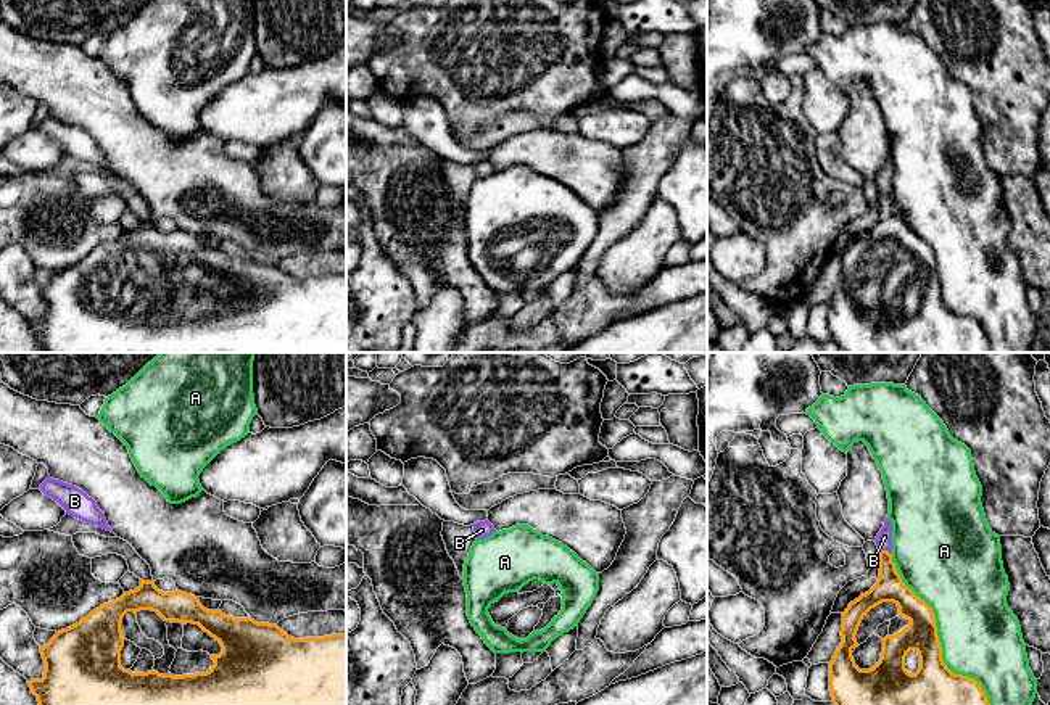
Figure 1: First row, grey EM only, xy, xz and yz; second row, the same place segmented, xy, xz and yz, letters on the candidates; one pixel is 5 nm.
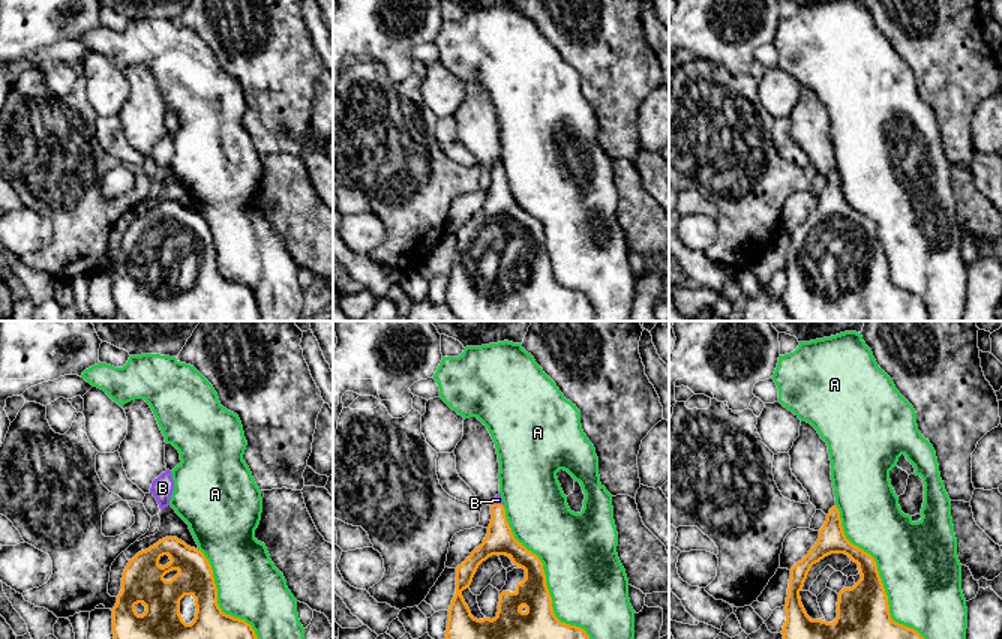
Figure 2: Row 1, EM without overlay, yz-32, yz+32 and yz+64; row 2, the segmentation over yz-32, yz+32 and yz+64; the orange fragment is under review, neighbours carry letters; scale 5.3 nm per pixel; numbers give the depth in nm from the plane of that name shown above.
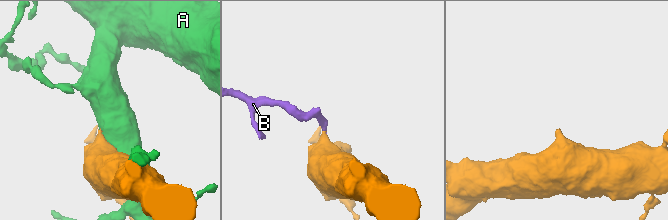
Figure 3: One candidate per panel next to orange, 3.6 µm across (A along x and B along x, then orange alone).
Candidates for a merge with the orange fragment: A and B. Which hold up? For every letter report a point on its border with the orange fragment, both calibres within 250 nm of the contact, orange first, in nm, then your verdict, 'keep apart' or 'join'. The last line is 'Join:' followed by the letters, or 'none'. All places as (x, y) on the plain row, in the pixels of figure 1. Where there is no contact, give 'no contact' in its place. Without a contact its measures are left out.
A: meets orange in yz at (941, 288); 320 nm thick on the orange side, 400 nm on the other; keep apart
B: meets orange in yz at (886, 190); 140 nm thick on the orange side, 80 nm on the other; join
Join: B

